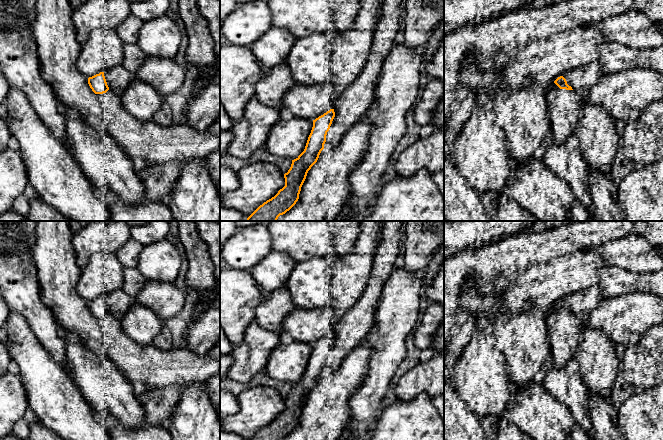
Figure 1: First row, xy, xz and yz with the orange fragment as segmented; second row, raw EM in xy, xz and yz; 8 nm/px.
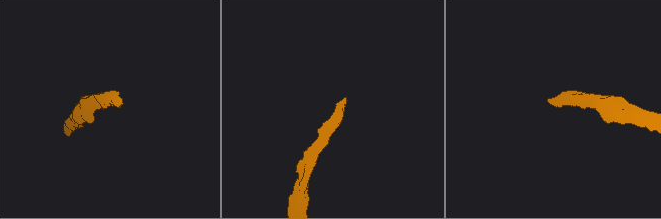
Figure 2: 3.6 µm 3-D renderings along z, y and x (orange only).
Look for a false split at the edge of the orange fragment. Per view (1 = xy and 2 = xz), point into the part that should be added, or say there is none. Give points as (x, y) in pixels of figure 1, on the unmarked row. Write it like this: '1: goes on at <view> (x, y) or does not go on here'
1: goes on at xy (118, 302)
2: goes on at xz (351, 329)

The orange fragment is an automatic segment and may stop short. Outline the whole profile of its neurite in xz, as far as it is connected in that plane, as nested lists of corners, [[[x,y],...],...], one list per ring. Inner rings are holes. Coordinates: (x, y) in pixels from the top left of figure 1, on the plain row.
[[[382,221],[372,273],[356,303],[334,324],[334,332],[313,344],[304,375],[284,398],[285,410],[250,440],[280,440],[298,425],[308,395],[321,375],[336,371],[346,355],[363,342],[375,324],[375,311],[383,284],[394,270],[400,250],[400,228],[405,221]]]

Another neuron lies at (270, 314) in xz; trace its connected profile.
[[[284,286],[266,293],[266,299],[255,309],[255,320],[263,329],[281,334],[284,319],[296,308],[289,289]]]

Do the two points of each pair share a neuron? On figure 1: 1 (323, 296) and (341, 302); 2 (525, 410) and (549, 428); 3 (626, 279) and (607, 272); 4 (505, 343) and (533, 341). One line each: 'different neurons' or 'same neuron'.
1: different neurons
2: same neuron
3: same neuron
4: same neuron

